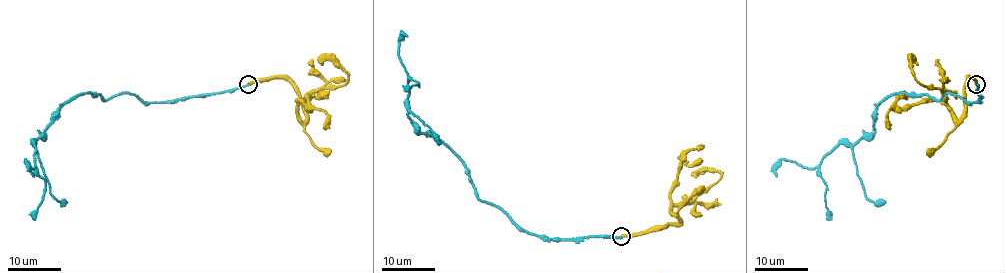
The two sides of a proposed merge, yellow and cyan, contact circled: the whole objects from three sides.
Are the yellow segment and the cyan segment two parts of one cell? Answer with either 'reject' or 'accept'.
reject

